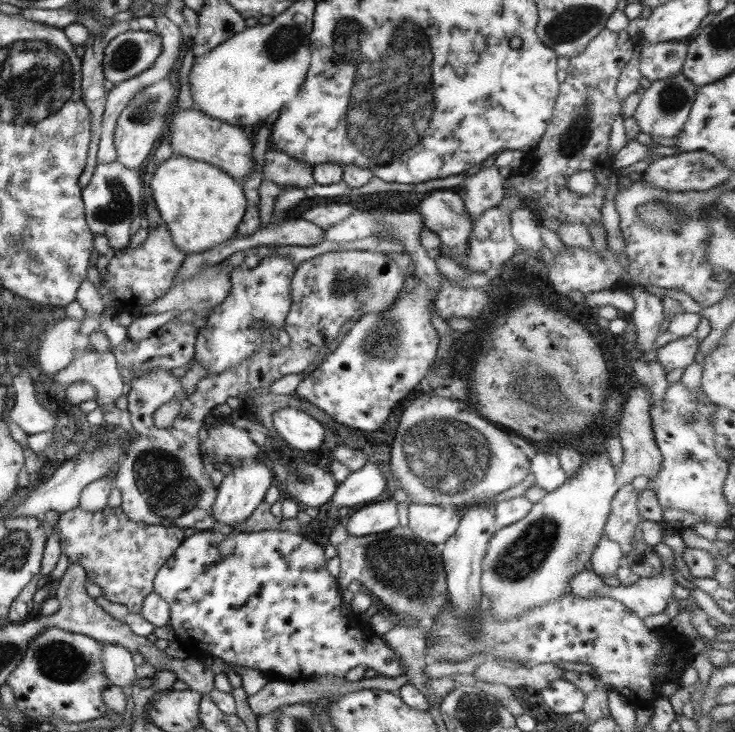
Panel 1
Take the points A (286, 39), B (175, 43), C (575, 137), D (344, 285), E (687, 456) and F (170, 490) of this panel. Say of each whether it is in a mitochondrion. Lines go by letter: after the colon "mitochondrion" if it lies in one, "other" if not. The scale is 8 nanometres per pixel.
A: mitochondrion
B: other
C: mitochondrion
D: mitochondrion
E: mitochondrion
F: mitochondrion

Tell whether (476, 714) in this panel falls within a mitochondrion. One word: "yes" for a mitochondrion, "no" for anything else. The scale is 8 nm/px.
yes

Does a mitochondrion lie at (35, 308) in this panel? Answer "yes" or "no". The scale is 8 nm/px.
no

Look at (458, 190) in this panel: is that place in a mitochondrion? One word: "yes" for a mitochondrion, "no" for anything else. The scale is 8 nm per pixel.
no

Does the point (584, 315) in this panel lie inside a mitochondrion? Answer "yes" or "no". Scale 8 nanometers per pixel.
no

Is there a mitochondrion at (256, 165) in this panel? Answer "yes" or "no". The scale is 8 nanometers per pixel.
no

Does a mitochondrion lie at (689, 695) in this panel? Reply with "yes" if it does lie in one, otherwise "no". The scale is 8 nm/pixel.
no

